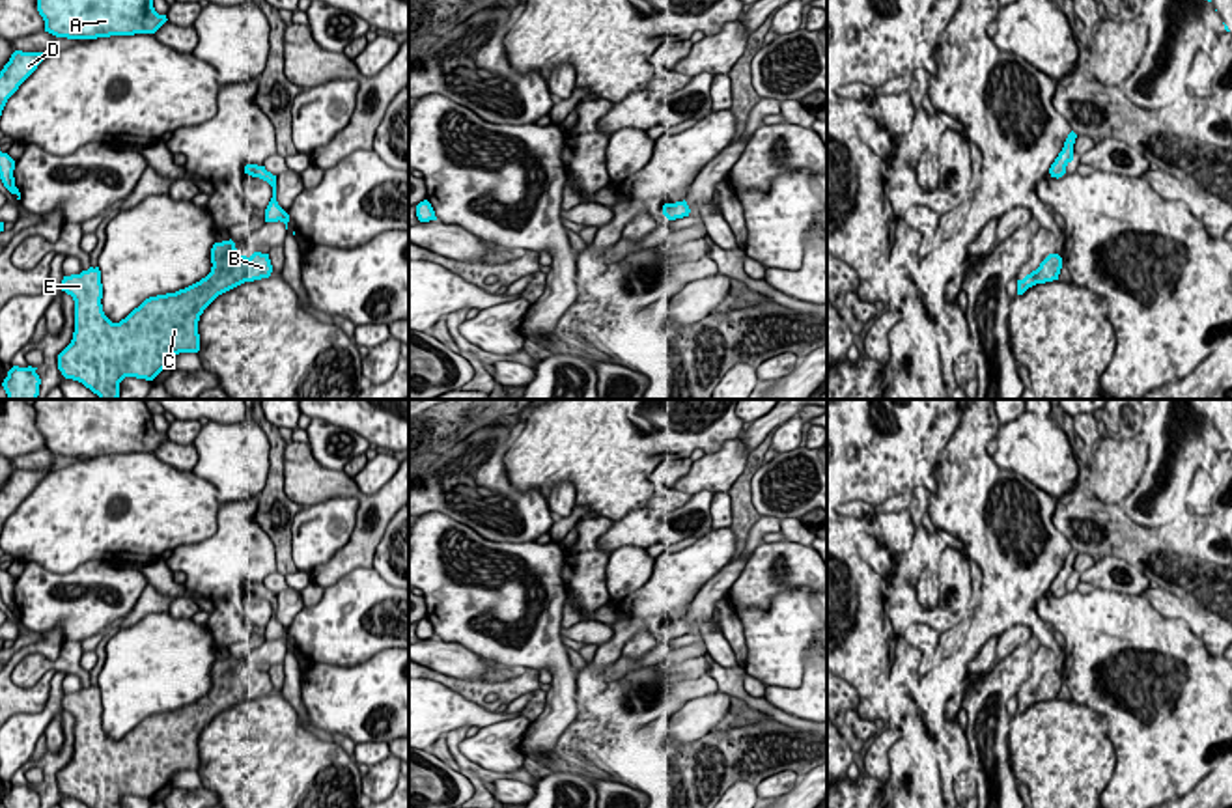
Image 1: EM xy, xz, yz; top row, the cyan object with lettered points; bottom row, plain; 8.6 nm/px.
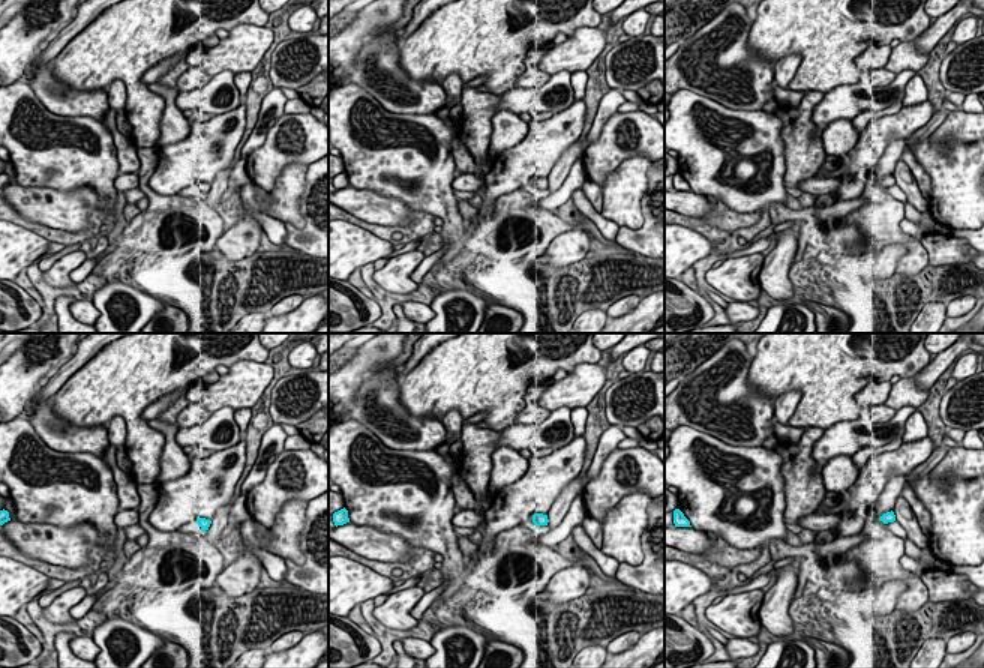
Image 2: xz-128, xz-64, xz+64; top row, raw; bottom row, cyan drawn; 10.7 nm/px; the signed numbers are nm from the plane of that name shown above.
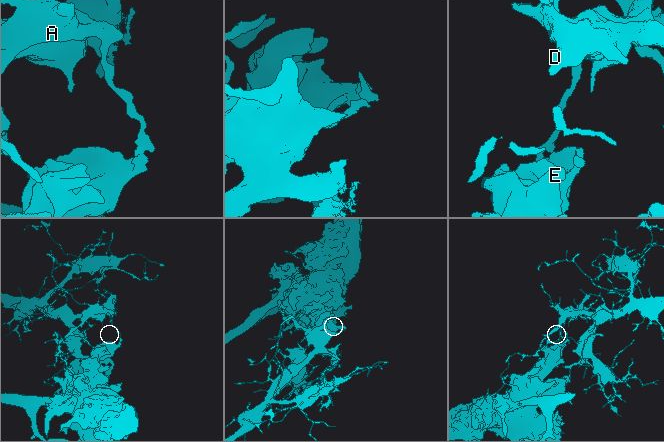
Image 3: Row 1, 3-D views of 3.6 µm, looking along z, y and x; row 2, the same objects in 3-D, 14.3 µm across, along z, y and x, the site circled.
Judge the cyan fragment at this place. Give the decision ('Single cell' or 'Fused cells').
Fused cells

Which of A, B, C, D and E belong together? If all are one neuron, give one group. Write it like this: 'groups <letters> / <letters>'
groups A D / B C E

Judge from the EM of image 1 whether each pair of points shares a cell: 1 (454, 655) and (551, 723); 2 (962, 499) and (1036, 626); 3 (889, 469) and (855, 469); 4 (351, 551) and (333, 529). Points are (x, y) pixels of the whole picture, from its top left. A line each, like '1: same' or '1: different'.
1: different
2: same
3: same
4: different

